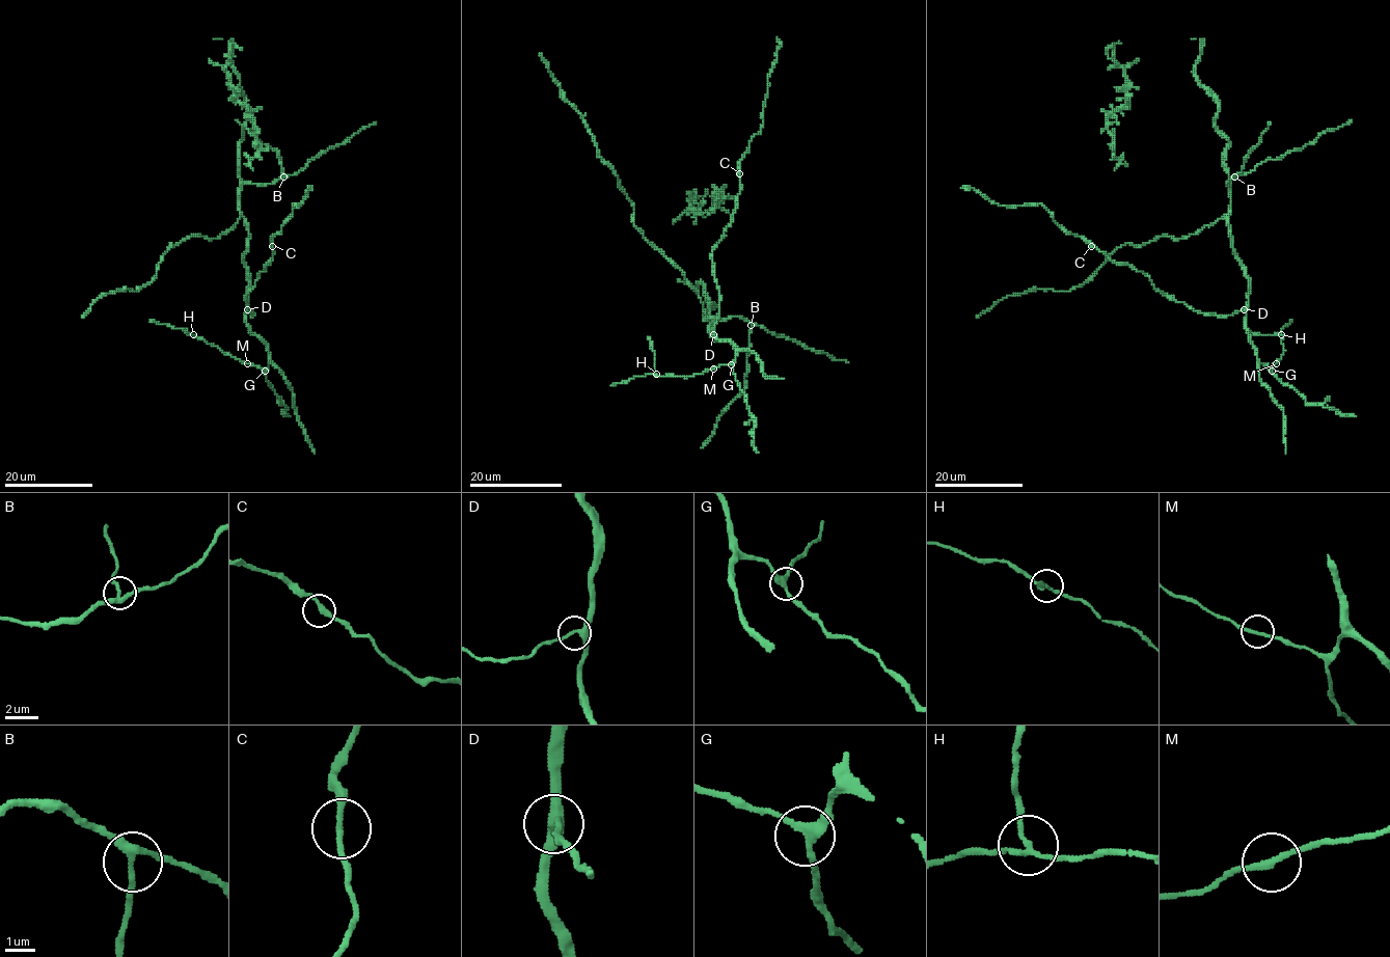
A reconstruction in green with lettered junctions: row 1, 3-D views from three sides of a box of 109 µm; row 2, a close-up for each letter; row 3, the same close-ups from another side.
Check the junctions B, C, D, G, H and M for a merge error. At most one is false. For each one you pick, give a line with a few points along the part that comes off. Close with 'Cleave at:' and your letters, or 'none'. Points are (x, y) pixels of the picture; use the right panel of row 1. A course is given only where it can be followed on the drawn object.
H: course (1281, 334), (1258, 334), (1248, 329)
Cleave at: H

